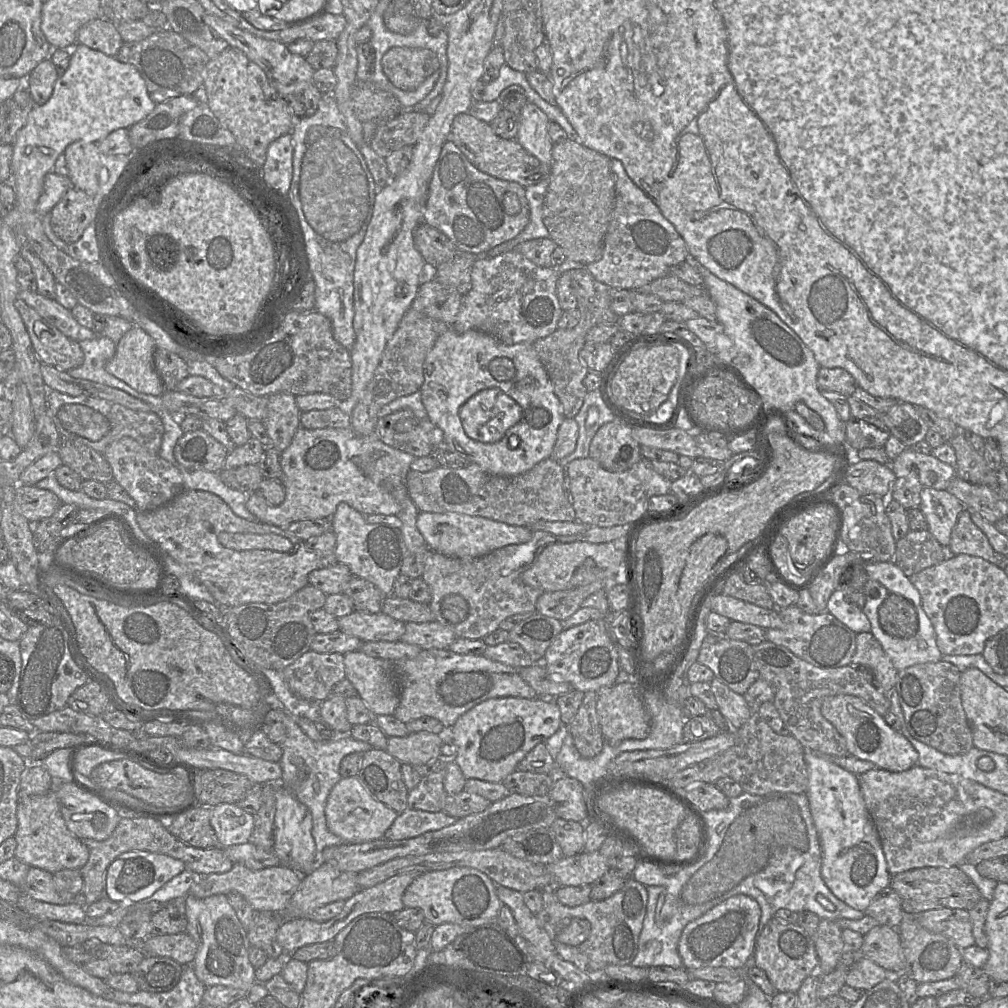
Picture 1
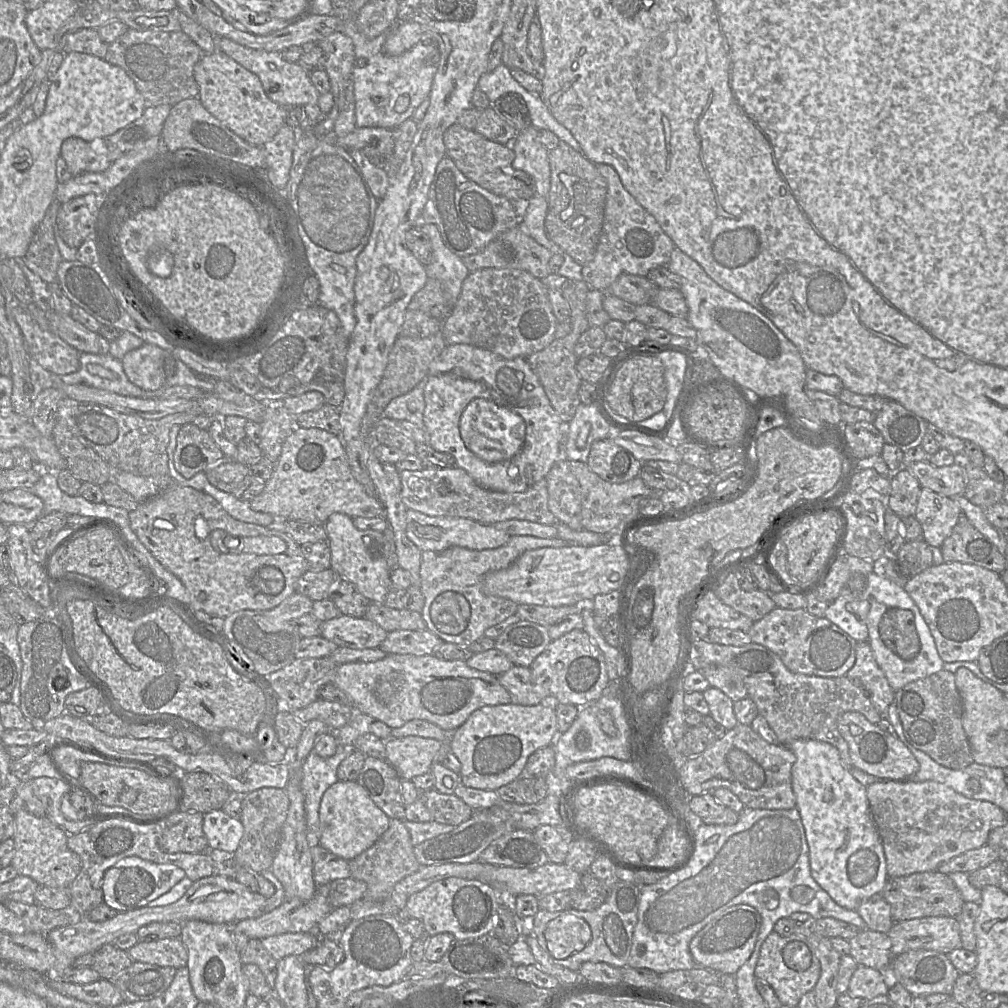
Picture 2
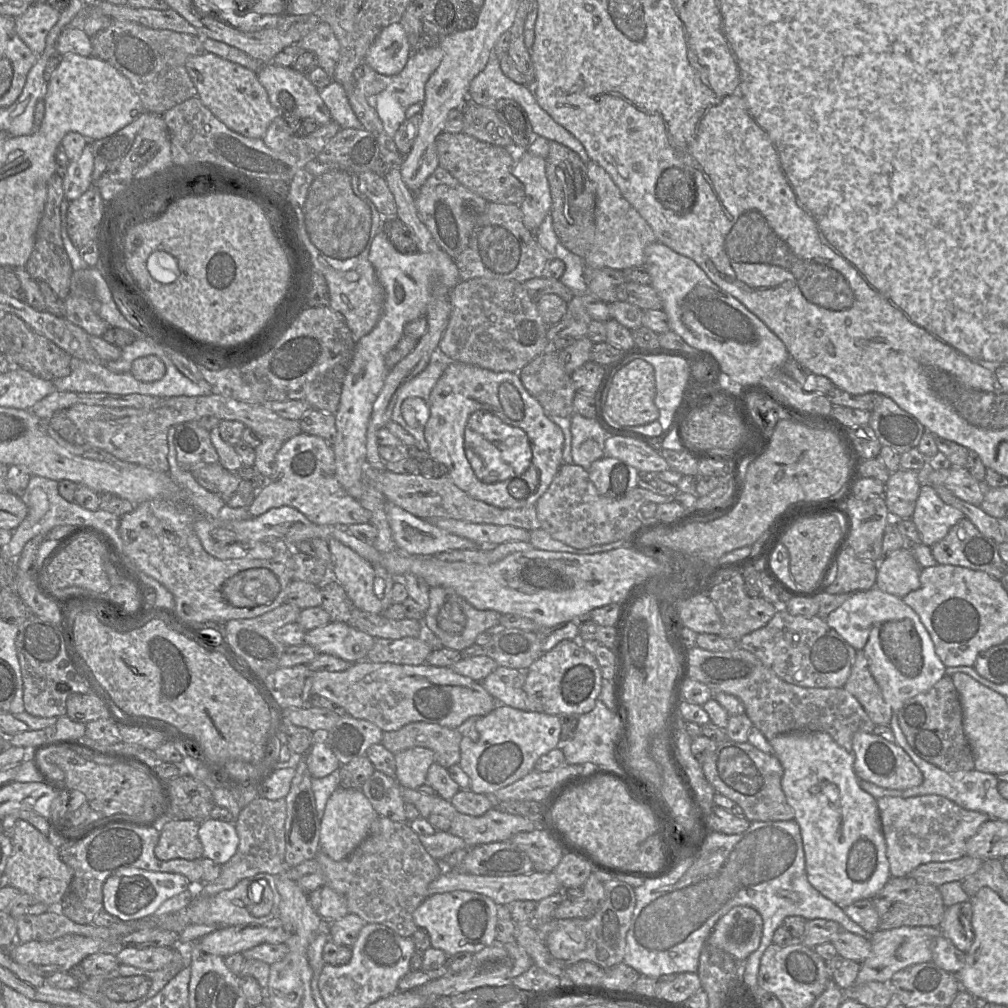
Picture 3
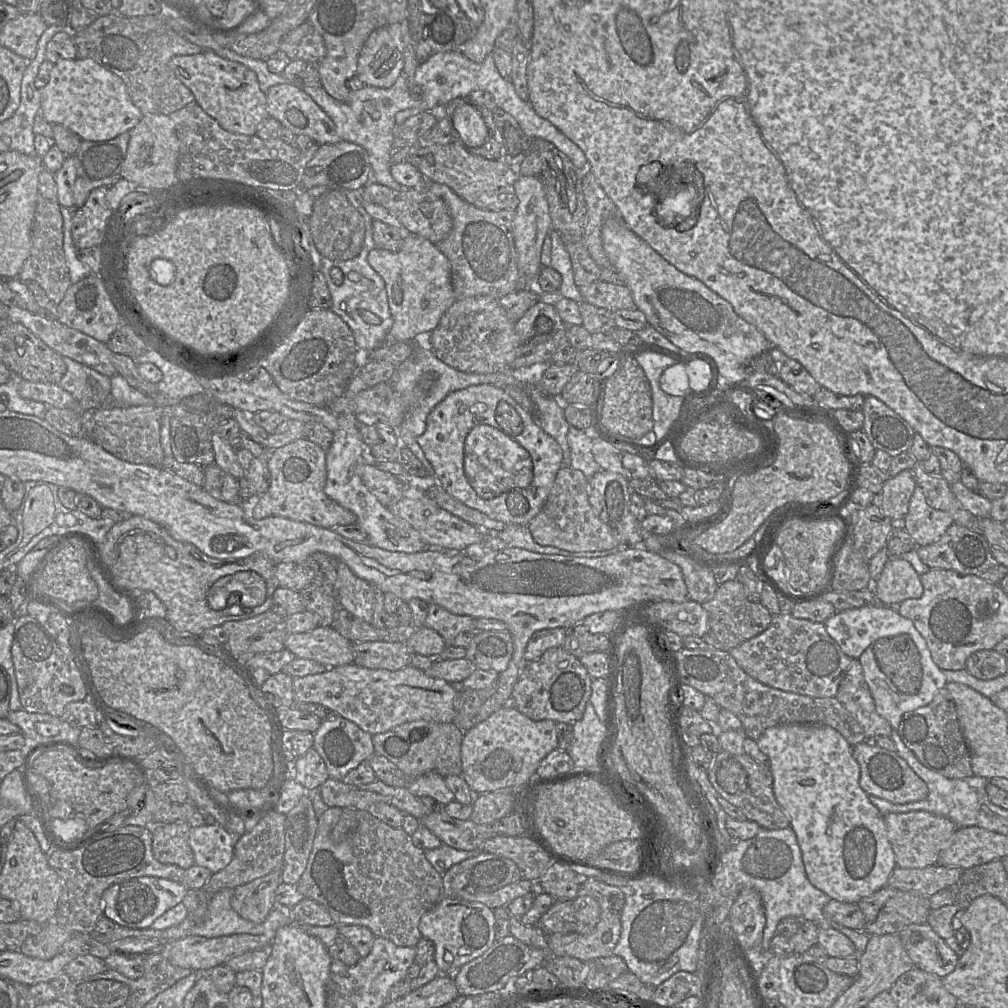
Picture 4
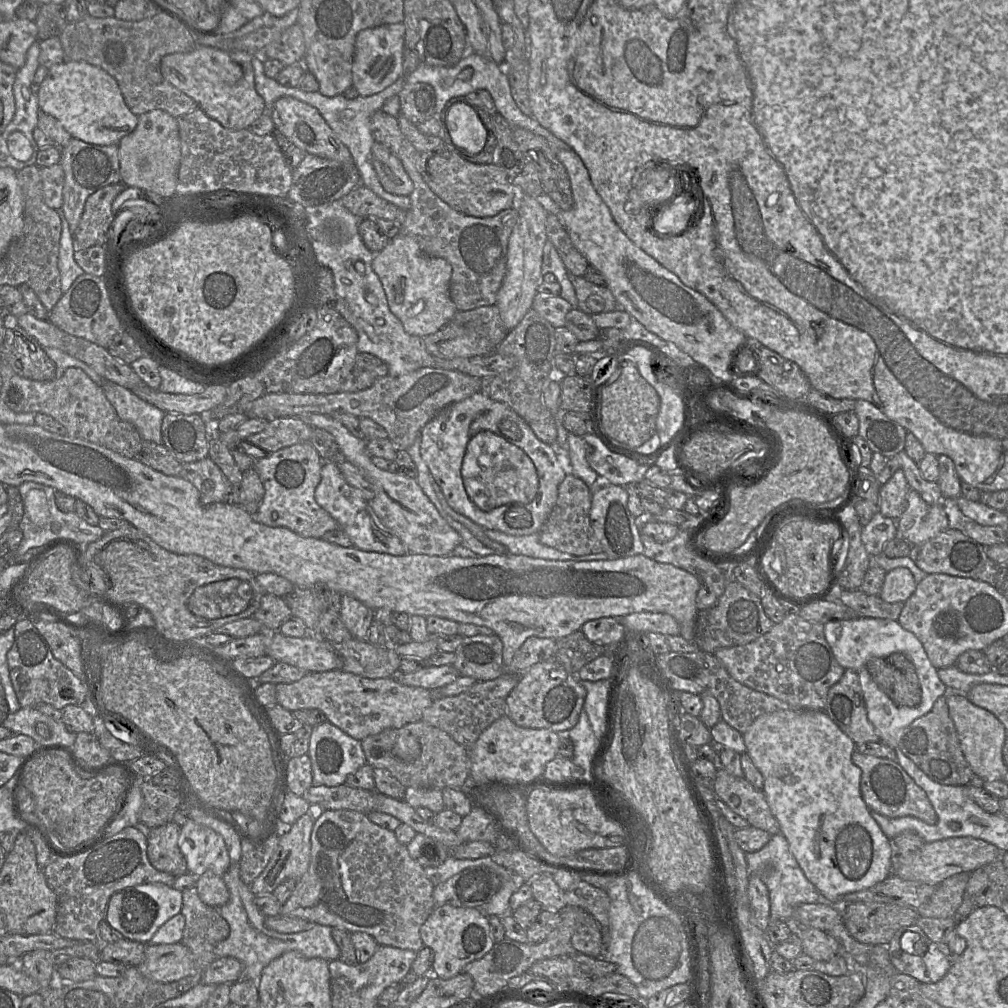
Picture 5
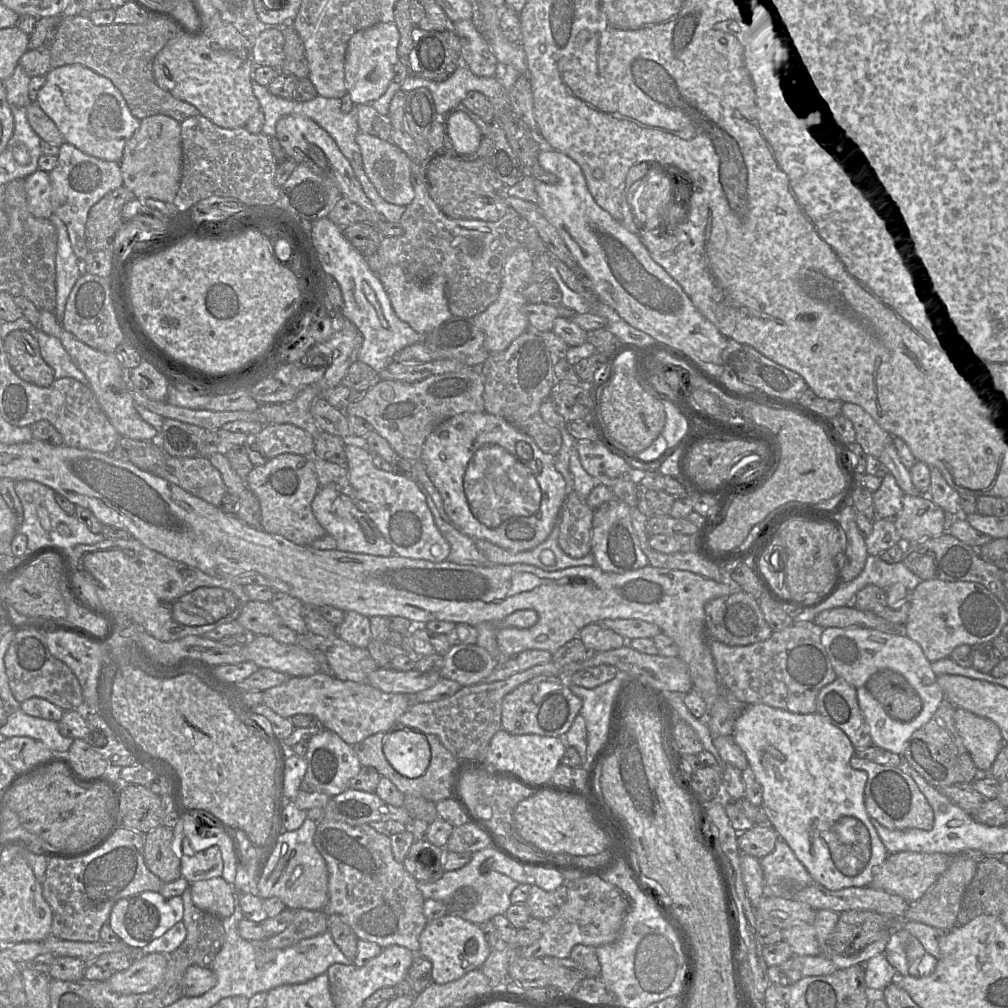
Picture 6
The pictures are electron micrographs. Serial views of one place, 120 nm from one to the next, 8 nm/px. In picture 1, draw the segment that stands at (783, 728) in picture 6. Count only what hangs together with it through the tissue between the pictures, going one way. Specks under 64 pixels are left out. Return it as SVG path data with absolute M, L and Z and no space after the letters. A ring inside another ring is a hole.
M806 749L804 759L809 775L806 795L822 851L821 877L838 899L864 912L872 899L890 885L892 875L888 871L877 830L861 794L858 776Z

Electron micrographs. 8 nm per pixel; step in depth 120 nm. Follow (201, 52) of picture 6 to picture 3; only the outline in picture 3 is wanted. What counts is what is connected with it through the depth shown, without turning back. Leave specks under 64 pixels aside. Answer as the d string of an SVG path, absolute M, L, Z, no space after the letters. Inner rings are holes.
M207 51L203 55L188 57L185 66L204 106L232 131L248 138L263 139L269 125L280 116L280 112L270 103L268 93L259 82L256 72Z

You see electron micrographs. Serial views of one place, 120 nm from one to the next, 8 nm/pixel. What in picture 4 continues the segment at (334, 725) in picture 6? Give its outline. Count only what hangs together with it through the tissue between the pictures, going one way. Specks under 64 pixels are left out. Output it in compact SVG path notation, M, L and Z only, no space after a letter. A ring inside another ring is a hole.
M352 662L329 668L323 673L293 678L295 704L308 702L323 705L371 735L416 720L450 723L456 715L455 699L458 694L456 686L427 676L423 670L410 665L390 671L365 668Z

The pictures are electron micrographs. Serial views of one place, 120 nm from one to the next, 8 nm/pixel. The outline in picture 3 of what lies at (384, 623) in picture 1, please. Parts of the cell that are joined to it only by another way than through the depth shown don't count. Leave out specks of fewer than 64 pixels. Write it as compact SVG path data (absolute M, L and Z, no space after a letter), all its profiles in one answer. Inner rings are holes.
M329 622L324 626L306 631L304 644L311 646L318 654L329 654L350 663L366 659L372 649L375 638L362 632L346 622Z

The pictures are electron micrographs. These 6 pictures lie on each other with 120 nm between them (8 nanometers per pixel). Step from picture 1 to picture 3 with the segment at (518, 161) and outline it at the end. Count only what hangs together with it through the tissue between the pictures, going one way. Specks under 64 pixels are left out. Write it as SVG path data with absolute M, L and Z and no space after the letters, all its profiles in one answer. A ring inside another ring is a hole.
M442 132L436 140L439 166L483 199L497 204L520 205L525 198L525 189L513 174L513 158L508 149L480 141L463 132Z

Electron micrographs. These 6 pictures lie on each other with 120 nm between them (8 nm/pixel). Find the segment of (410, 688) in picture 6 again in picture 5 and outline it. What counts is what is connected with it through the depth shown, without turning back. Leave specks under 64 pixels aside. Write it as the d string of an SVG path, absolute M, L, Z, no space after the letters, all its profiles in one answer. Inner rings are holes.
M453 664L427 666L410 673L397 673L394 677L402 684L439 691L460 676Z

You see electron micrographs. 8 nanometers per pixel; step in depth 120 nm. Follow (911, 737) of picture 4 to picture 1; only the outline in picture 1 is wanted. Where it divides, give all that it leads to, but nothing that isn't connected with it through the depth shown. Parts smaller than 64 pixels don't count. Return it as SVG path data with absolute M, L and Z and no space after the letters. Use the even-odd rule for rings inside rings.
M942 659L898 671L895 684L910 734L946 755L965 754L974 747L972 730L961 700L960 677L958 668Z

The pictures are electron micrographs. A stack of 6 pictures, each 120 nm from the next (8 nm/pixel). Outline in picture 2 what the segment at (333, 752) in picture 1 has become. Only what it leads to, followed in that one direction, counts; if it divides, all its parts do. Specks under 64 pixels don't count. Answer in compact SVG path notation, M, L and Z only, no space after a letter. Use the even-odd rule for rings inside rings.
M338 743L333 756L322 758L312 750L303 762L301 790L305 797L307 830L312 844L318 844L319 840L319 809L322 797L331 785L339 781L338 766L353 751L353 746Z

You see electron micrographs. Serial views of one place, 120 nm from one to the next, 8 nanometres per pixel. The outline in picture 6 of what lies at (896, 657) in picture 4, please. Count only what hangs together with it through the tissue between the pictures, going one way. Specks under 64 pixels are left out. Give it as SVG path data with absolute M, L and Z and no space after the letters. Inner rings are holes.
M879 670L868 679L865 686L885 713L896 721L911 722L922 710L922 701L917 691L897 671Z

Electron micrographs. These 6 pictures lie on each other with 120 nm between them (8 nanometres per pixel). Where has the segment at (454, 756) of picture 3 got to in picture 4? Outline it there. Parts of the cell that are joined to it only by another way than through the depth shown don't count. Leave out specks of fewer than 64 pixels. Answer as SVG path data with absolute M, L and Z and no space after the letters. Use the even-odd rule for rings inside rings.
M416 720L405 722L393 729L372 735L374 753L384 756L408 778L414 779L427 772L436 772L443 777L462 775L461 745L464 733L453 722L441 723L435 721Z

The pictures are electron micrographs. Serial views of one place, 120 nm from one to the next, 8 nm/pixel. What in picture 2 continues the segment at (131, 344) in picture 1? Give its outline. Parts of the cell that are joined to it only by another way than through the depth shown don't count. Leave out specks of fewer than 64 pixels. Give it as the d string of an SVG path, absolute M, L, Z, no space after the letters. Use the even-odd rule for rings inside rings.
M145 343L132 351L129 351L121 360L125 375L135 386L145 391L155 391L163 386L166 381L165 360L170 353L160 347Z

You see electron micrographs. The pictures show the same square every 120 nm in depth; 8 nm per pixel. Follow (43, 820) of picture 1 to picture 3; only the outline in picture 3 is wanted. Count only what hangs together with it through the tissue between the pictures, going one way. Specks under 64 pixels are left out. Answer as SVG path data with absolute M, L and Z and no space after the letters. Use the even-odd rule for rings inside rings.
M22 819L15 822L13 831L8 836L12 850L4 874L9 878L9 885L17 888L20 893L36 898L48 909L57 909L73 877L71 868L59 857L59 848L33 825Z

